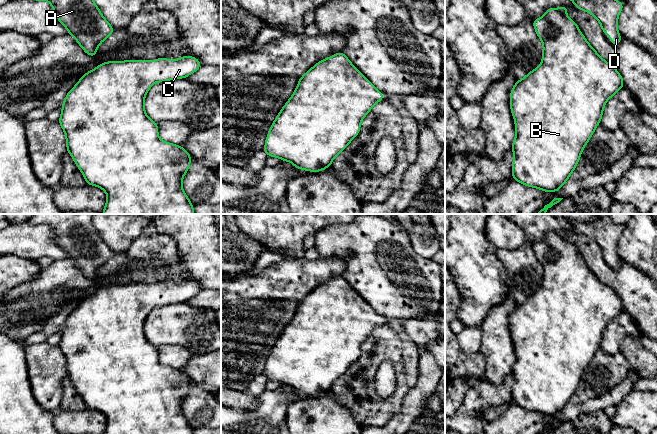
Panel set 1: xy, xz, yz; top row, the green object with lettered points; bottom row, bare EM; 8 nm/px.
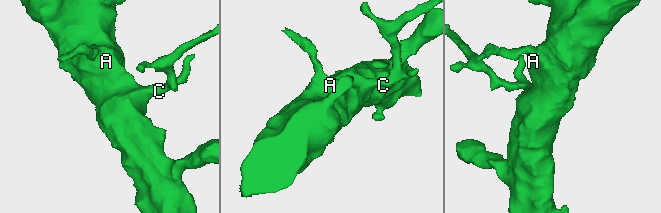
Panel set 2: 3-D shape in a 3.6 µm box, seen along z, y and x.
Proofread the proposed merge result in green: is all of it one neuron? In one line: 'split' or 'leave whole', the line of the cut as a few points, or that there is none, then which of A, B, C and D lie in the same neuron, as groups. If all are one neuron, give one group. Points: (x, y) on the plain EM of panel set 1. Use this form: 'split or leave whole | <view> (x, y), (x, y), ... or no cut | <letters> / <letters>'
leave whole | no cut | A B C D

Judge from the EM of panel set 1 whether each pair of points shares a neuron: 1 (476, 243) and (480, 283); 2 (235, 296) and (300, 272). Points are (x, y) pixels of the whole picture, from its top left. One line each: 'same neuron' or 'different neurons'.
1: same neuron
2: same neuron

